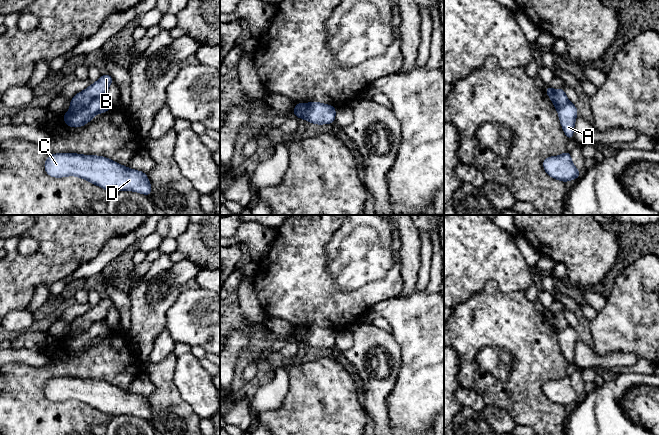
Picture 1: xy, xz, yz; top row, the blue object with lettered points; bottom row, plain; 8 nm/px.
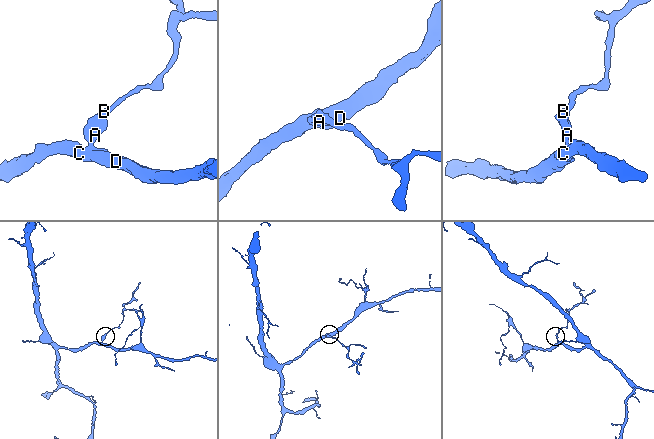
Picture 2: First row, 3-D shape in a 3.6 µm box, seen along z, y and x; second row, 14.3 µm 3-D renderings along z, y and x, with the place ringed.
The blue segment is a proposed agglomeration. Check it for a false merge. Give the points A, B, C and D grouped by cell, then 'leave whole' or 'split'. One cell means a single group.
A C D / B; split

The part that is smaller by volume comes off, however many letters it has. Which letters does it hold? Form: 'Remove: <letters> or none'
Remove: B

